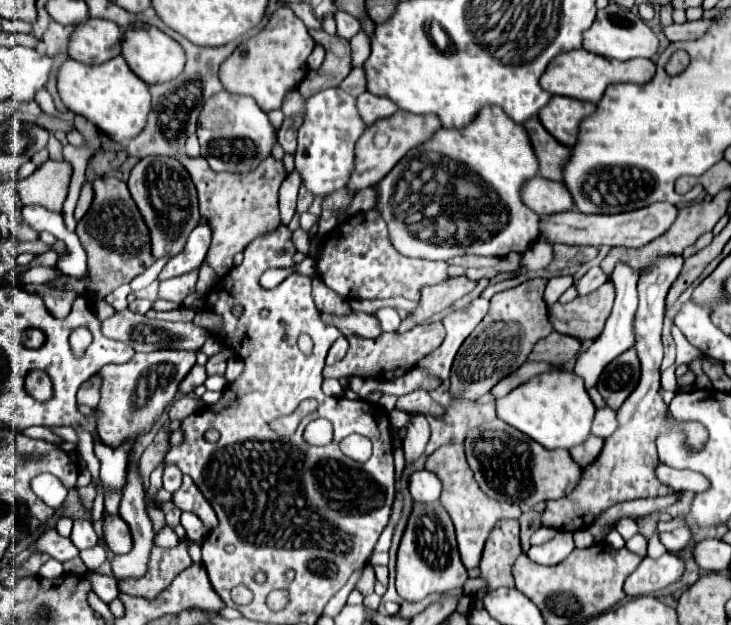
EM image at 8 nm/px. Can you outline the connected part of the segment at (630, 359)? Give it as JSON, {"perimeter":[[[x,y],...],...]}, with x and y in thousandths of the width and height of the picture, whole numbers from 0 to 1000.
{"perimeter":[[[869,558],[855,562],[836,578],[819,603],[817,622],[836,654],[847,654],[852,642],[866,629],[877,603],[877,581]]]}

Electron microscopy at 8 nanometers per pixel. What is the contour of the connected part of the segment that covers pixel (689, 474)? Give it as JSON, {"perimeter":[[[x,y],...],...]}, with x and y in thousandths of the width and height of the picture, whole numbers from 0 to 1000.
{"perimeter":[[[902,744],[899,750],[899,760],[907,773],[918,776],[923,786],[951,786],[951,789],[959,789],[959,786],[967,786],[973,779],[973,773],[967,770],[967,763],[959,763],[959,757],[953,754],[929,754],[929,750],[918,750],[912,744]]]}

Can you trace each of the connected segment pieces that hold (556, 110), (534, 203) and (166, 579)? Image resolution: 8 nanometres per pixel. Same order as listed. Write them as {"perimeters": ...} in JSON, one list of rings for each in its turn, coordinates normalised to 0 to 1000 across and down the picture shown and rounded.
{"perimeters":[[[[754,155],[751,168],[740,174],[737,194],[767,232],[784,235],[789,226],[795,190],[808,184],[811,178],[814,165],[808,162],[784,162],[781,155]]],[[[740,280],[721,286],[713,299],[713,322],[735,344],[751,344],[784,334],[784,322],[770,293],[751,290]]],[[[248,866],[239,878],[209,875],[204,891],[204,907],[196,923],[174,923],[163,930],[163,946],[185,955],[212,958],[239,923],[261,904],[256,872]]]]}

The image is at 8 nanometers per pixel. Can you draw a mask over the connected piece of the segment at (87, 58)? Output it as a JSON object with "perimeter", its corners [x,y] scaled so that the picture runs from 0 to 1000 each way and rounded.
{"perimeter":[[[127,30],[103,40],[92,85],[97,94],[105,94],[119,104],[144,101],[160,88],[166,88],[166,46],[155,34]]]}

